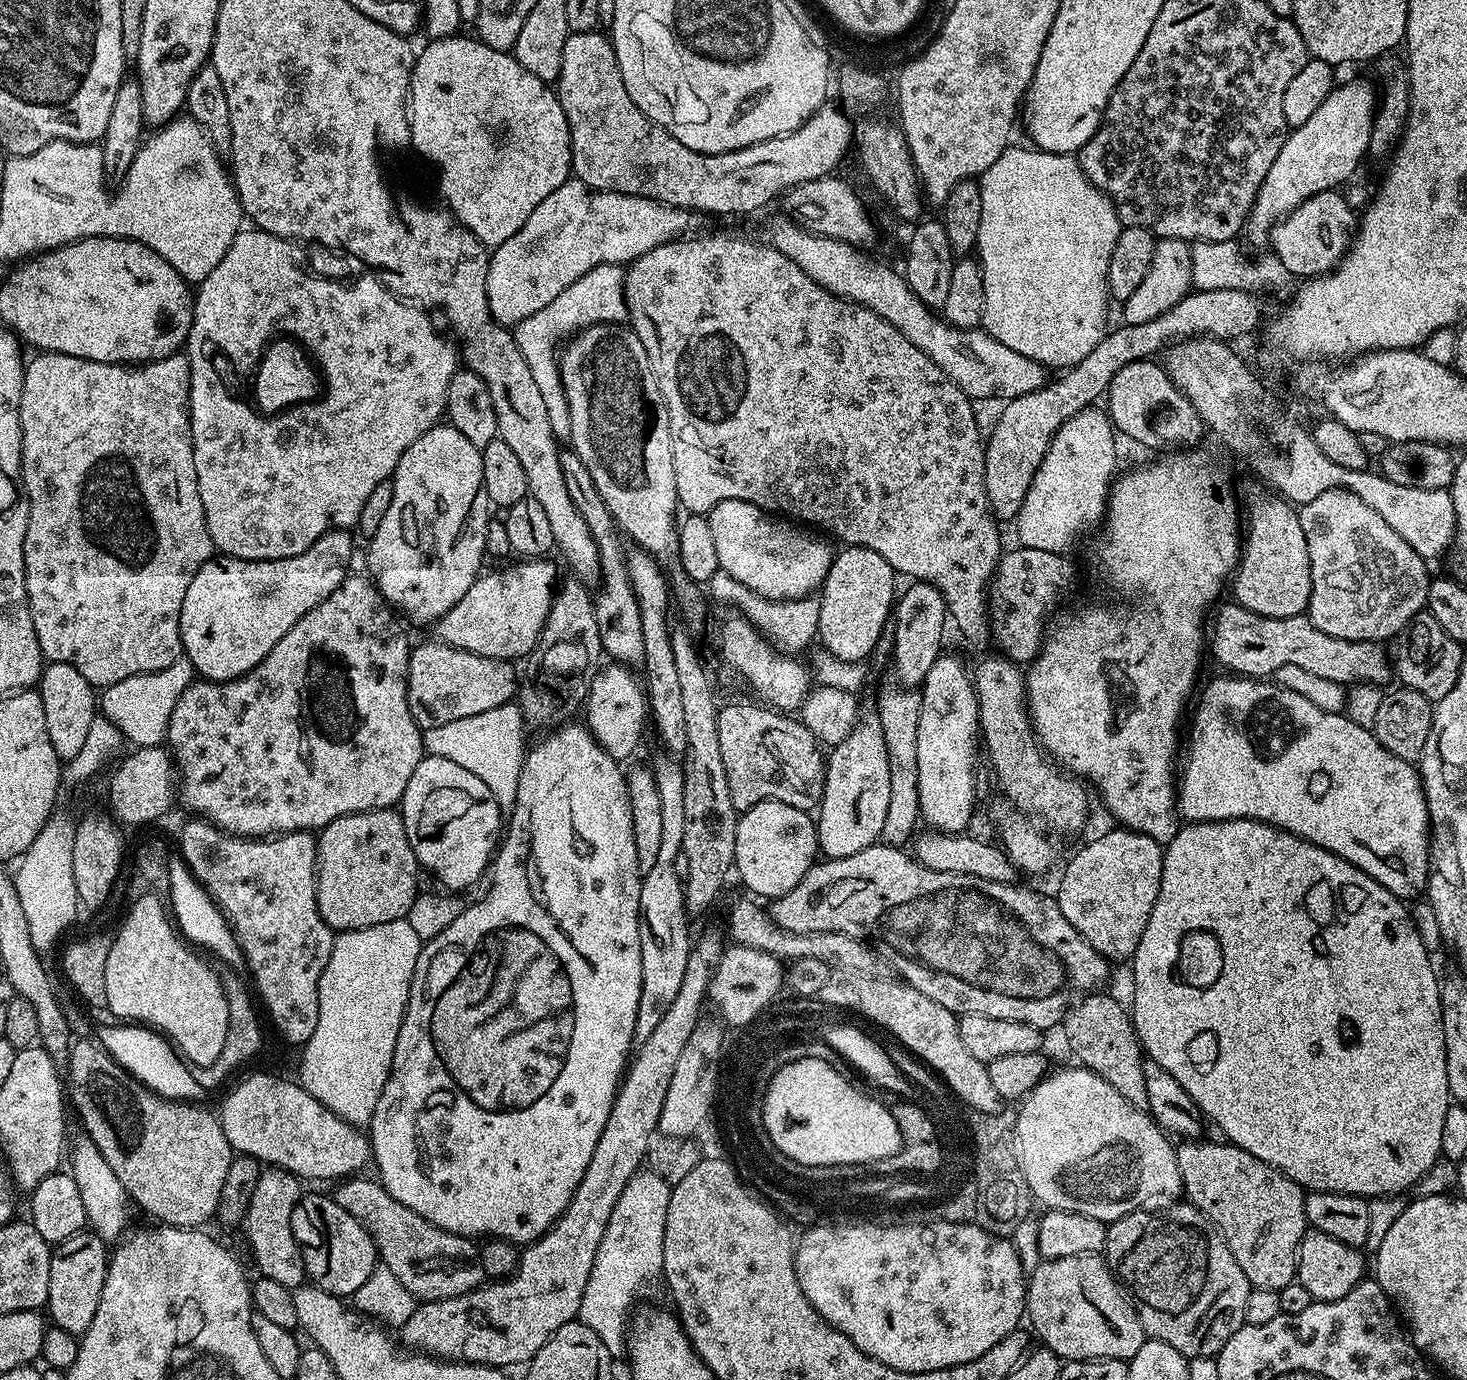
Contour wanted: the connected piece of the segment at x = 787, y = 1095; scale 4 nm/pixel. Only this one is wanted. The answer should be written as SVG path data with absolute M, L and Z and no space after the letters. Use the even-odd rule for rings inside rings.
M802 1058L780 1065L765 1092L764 1124L770 1141L794 1163L806 1167L836 1170L839 1164L871 1166L878 1159L888 1159L900 1150L898 1122L888 1104L859 1092L840 1068L818 1058Z

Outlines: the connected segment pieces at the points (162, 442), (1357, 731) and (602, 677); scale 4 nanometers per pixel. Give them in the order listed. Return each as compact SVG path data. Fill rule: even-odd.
M178 351L165 360L150 360L142 364L107 364L94 362L86 358L78 358L61 352L40 352L33 360L29 359L24 365L24 381L22 382L22 398L20 399L20 429L22 430L22 450L20 451L20 479L25 496L28 497L30 514L26 526L26 542L24 543L24 565L26 566L26 594L30 606L30 618L34 618L34 634L38 634L38 646L42 650L45 661L57 664L66 662L86 678L97 689L109 688L111 684L122 682L122 678L137 676L143 672L157 672L166 670L176 660L181 659L184 643L180 637L180 615L182 614L182 601L186 598L186 589L190 582L194 582L194 574L205 562L214 555L212 539L206 530L206 518L202 498L198 494L198 474L194 470L194 450L192 449L192 427L188 417L188 395L190 394L190 362L183 351Z
M1220 674L1217 680L1212 680L1204 689L1201 687L1200 701L1196 704L1196 709L1192 712L1192 733L1189 734L1188 740L1186 736L1186 748L1188 744L1188 761L1184 764L1184 773L1179 773L1178 787L1176 790L1176 810L1177 813L1185 821L1194 824L1205 824L1206 822L1214 822L1215 820L1261 820L1264 824L1272 824L1276 828L1282 829L1283 832L1289 832L1295 836L1302 837L1303 840L1308 840L1314 846L1322 846L1326 850L1330 850L1336 856L1340 856L1344 860L1349 860L1352 865L1358 870L1362 870L1370 878L1374 878L1374 882L1378 882L1386 890L1390 890L1390 894L1401 898L1416 898L1421 895L1427 889L1428 886L1428 807L1424 801L1424 785L1420 783L1420 773L1415 763L1398 758L1394 754L1390 754L1390 750L1386 750L1386 746L1382 746L1382 742L1378 742L1378 738L1373 734L1371 728L1363 728L1358 726L1358 722L1349 720L1347 715L1343 711L1341 712L1327 712L1326 710L1318 709L1316 705L1312 704L1310 700L1302 697L1298 693L1286 688L1281 688L1279 684L1275 682L1269 682L1264 678L1237 678L1232 674Z
M615 662L601 667L592 680L586 701L586 727L592 731L592 737L610 754L614 759L624 762L627 756L636 752L640 739L644 736L644 723L650 720L650 709L648 706L648 693L641 677L636 676L631 667Z

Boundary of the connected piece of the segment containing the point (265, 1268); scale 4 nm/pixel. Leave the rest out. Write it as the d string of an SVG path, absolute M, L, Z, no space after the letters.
M265 1167L258 1178L258 1186L254 1186L254 1198L250 1198L250 1206L242 1225L242 1231L248 1235L248 1244L252 1247L252 1260L256 1263L257 1273L266 1278L274 1278L274 1282L282 1282L282 1286L293 1290L306 1280L300 1244L294 1238L290 1226L292 1211L302 1195L300 1187L302 1181L299 1176L284 1168Z

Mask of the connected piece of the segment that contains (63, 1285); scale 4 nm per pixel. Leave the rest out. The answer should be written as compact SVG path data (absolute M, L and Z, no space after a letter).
M91 1230L74 1234L70 1238L66 1238L66 1242L52 1248L50 1294L46 1312L50 1320L50 1315L52 1315L51 1323L55 1327L66 1330L79 1338L84 1335L90 1322L94 1322L94 1310L98 1310L102 1286L108 1273L109 1255L109 1245L101 1236L97 1236Z

